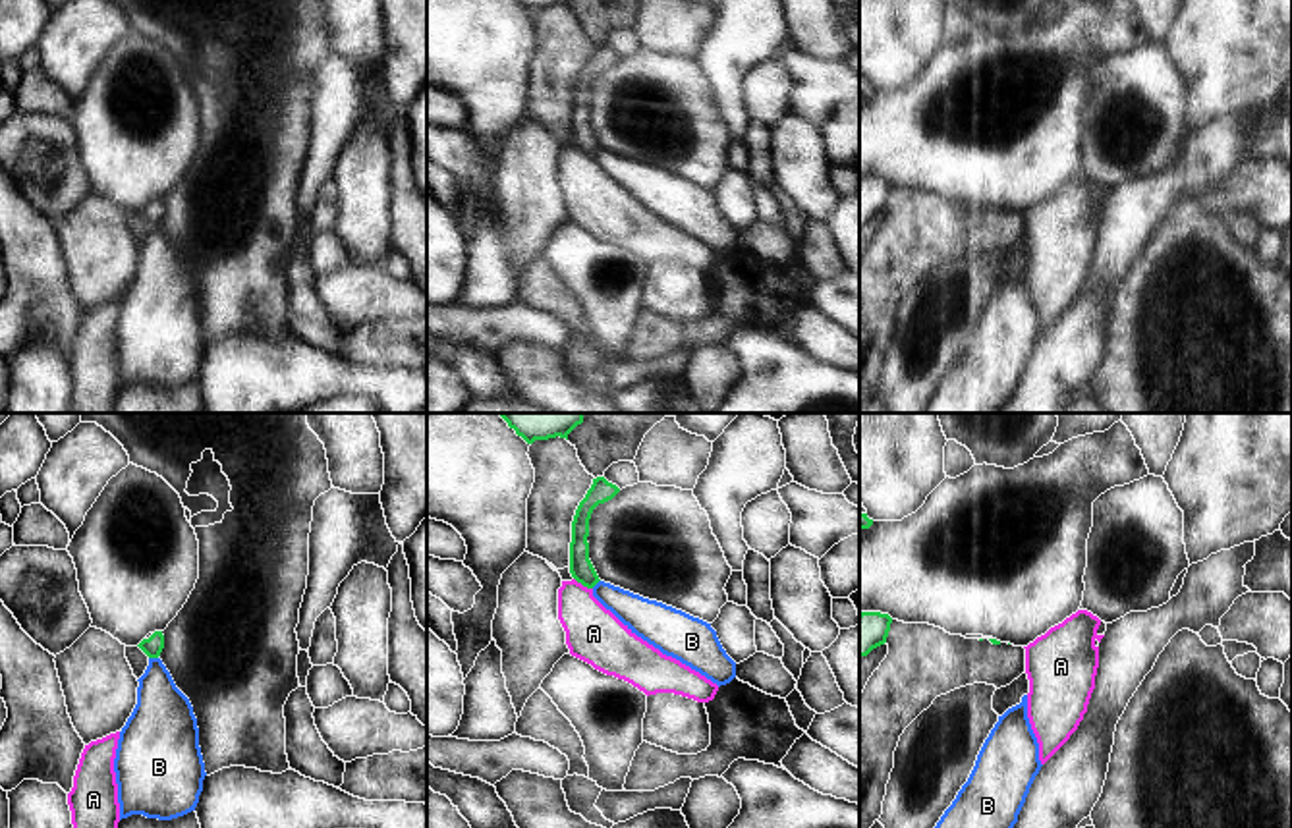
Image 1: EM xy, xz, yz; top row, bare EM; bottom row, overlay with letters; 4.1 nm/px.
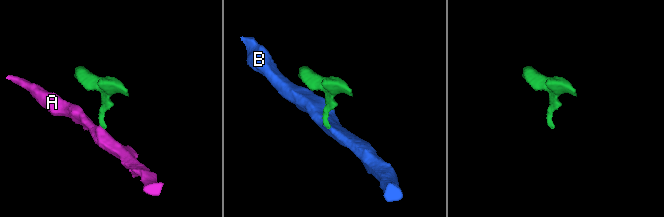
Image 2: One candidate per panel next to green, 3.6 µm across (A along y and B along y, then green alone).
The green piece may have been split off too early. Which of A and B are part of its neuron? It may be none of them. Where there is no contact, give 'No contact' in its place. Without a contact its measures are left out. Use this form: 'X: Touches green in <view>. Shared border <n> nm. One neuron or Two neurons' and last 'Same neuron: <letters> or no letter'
A: Touches green in xz. Shared border 90 nm. Two neurons
B: Touches green in xy. Shared border 40 nm. Two neurons
Same neuron: no letter.

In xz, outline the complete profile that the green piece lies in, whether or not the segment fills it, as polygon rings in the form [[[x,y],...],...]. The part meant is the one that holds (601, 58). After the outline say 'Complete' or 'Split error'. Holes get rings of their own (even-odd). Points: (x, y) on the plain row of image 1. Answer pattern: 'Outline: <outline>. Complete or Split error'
Outline: [[[604,44],[593,46],[593,52],[579,69],[572,89],[570,141],[587,156],[593,156],[601,149],[589,127],[589,87],[599,71],[612,68],[618,60],[620,56]]]. Complete.

